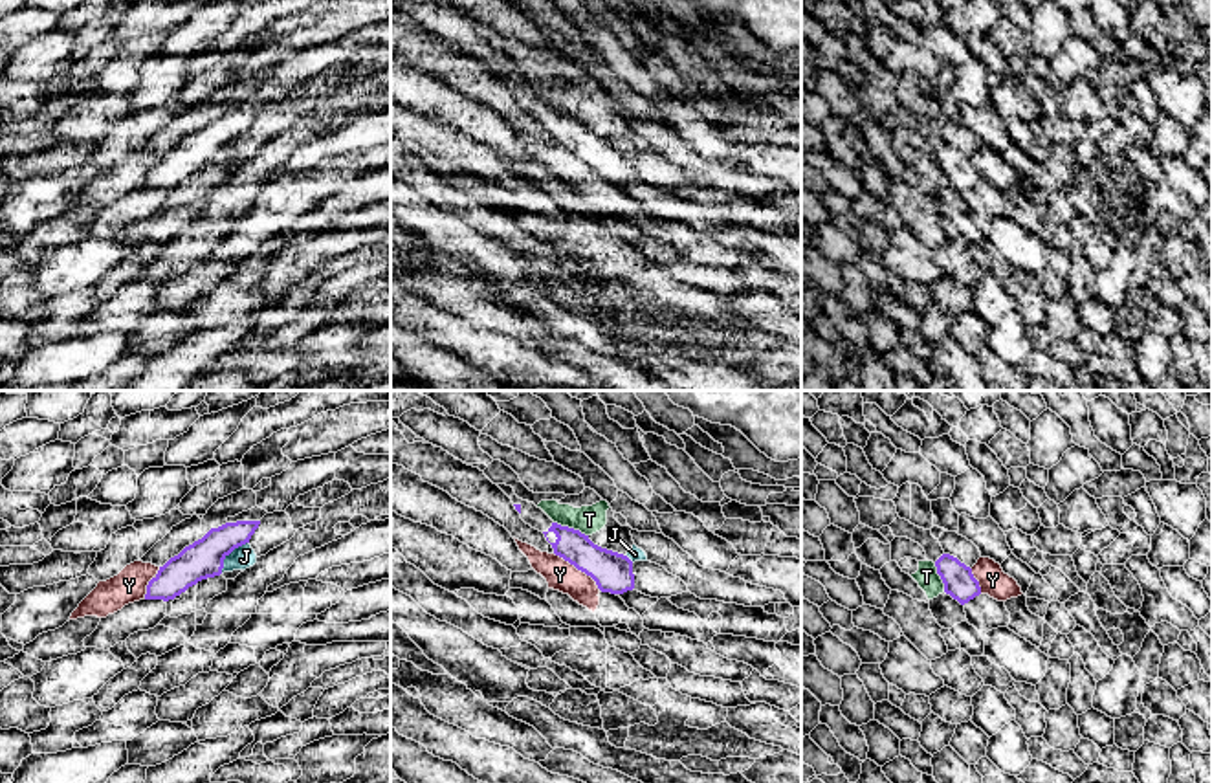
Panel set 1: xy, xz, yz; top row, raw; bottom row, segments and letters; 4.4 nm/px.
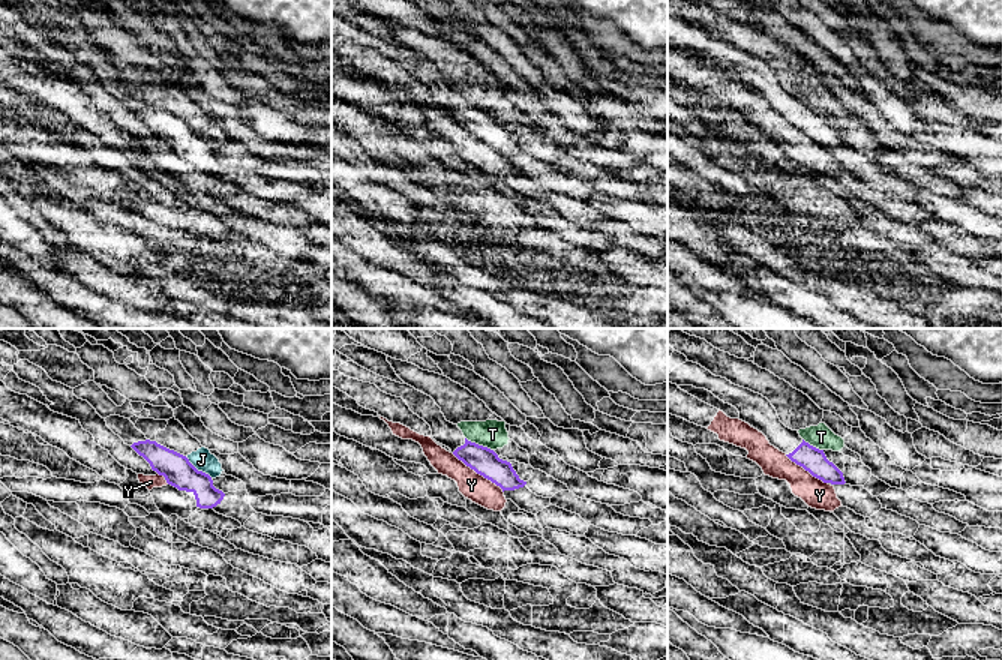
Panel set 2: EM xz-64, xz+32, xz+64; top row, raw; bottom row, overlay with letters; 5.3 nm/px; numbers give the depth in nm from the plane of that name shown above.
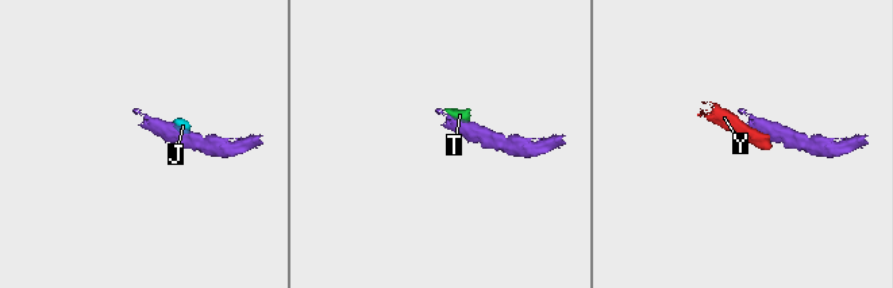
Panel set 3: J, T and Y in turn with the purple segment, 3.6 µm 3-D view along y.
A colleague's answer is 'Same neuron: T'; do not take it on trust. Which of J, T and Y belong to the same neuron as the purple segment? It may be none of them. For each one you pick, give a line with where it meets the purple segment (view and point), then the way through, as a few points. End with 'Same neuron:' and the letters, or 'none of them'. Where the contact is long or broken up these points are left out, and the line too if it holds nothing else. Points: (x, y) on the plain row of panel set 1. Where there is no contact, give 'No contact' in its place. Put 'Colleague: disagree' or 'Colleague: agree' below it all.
Same neuron: none of them
Colleague: disagree

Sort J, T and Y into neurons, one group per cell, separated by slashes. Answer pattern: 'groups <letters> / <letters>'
groups J T / Y

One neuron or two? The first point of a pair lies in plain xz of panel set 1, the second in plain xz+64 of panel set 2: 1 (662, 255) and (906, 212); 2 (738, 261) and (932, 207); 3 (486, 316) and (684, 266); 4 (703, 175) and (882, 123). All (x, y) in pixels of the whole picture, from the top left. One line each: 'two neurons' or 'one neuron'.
1: two neurons
2: two neurons
3: two neurons
4: one neuron

